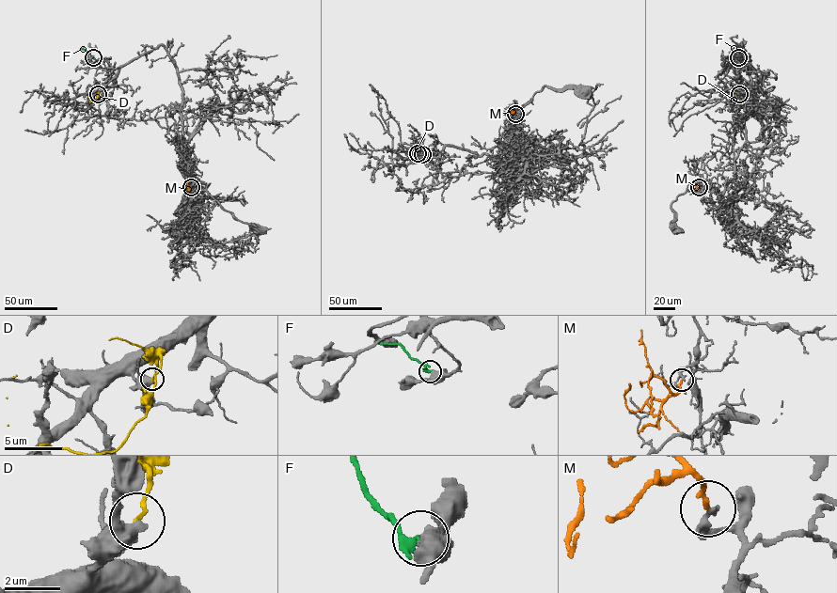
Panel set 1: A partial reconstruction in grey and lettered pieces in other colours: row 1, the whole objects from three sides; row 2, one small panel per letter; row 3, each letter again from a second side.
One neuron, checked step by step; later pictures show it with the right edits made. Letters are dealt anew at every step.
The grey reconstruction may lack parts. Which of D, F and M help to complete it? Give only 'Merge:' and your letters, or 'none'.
Merge: M

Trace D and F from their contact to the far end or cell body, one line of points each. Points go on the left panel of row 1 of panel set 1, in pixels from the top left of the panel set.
D: (98, 94), (94, 101), (85, 99), (86, 94)
F: (93, 58), (81, 48)

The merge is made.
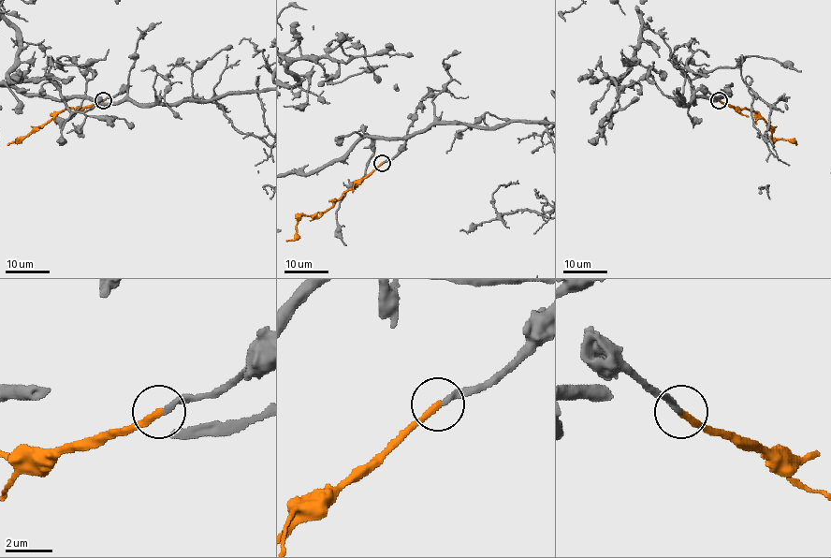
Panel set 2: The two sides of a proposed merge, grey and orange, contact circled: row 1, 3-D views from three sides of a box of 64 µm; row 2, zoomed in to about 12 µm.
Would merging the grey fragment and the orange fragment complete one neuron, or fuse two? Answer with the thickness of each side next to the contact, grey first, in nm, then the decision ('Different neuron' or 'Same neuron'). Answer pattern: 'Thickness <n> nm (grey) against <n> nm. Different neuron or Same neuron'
Thickness 240 nm (grey) against 300 nm. Same neuron

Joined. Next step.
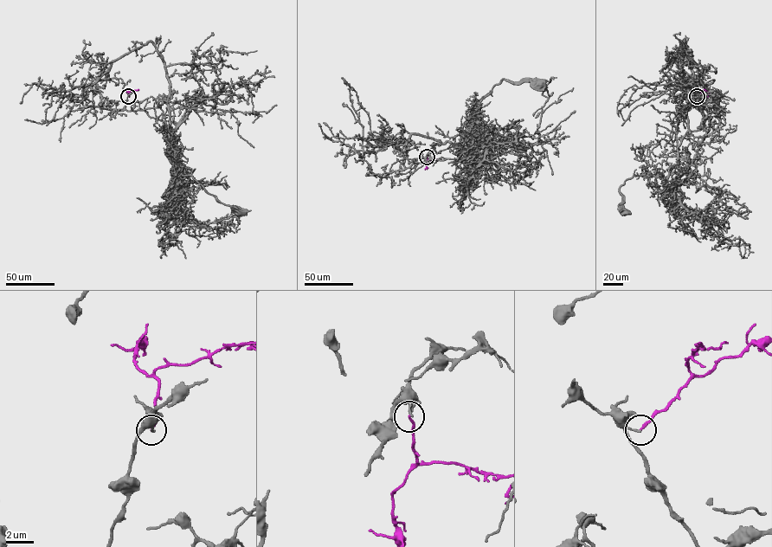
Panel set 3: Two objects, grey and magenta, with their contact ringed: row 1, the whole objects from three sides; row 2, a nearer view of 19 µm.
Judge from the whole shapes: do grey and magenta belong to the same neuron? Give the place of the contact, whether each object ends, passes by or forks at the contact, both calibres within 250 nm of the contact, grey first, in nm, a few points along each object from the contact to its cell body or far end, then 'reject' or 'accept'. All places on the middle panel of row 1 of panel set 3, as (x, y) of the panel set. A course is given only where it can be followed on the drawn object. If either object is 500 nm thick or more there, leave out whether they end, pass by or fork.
place (427, 157); grey ends; magenta ends; calibres 130 and 160 nm; course grey (427, 157), (424, 163), (459, 158), (456, 152), (477, 138), (479, 101), (502, 80), (540, 84); course magenta (427, 157), (427, 168); reject

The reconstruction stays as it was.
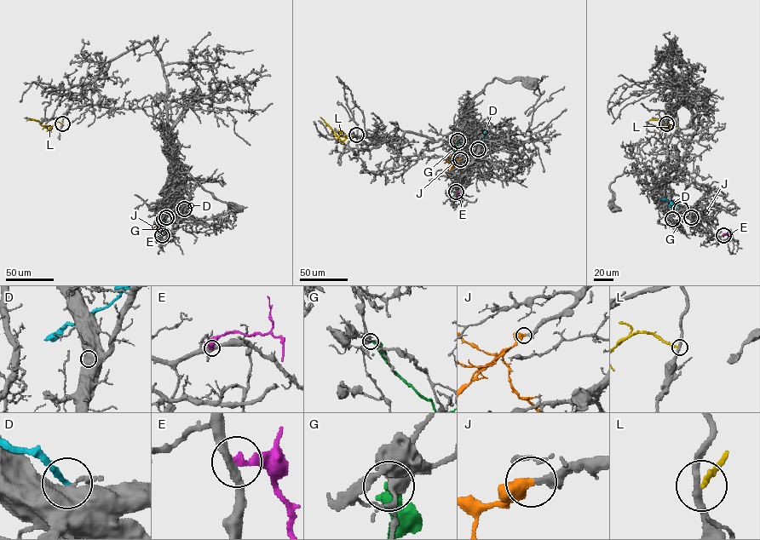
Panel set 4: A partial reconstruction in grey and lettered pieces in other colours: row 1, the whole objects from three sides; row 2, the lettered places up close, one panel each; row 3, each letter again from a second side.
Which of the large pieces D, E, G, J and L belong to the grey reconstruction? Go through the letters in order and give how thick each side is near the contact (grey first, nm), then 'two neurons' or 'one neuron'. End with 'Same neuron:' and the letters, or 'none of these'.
D: 850/240 nm | two neurons
E: 360/240 nm | two neurons
G: 400/360 nm | two neurons
J: 320/500 nm | one neuron
L: 260/180 nm | two neurons
Same neuron: J

